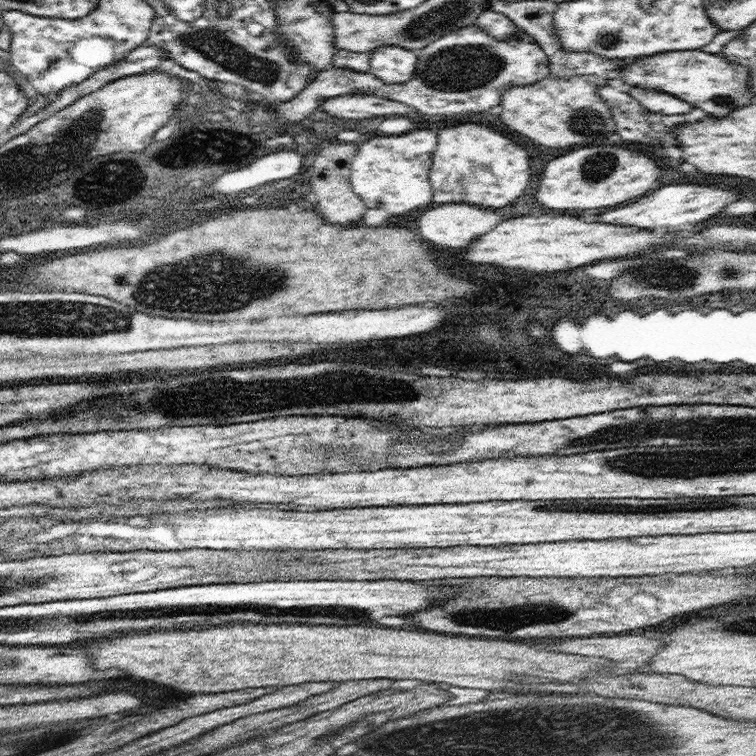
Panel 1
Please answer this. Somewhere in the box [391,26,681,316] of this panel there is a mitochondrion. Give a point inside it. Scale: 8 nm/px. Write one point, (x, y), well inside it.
(470, 67)

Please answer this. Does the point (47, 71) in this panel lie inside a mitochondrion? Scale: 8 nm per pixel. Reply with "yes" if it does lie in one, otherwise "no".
no

